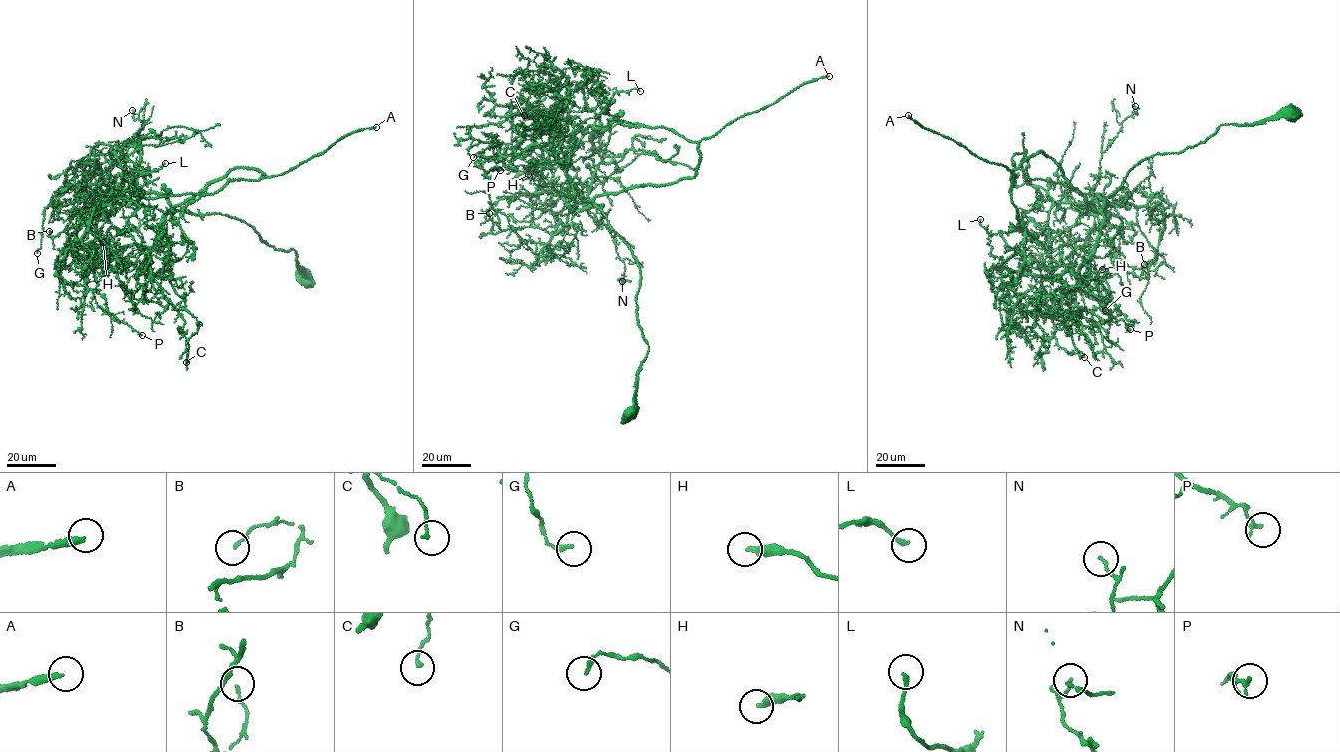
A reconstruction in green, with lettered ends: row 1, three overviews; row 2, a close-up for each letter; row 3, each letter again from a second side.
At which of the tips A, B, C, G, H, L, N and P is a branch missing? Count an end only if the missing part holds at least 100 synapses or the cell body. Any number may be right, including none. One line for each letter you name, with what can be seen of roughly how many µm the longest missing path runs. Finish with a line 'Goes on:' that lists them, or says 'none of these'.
A: about 250 µm are missing
Goes on: A

